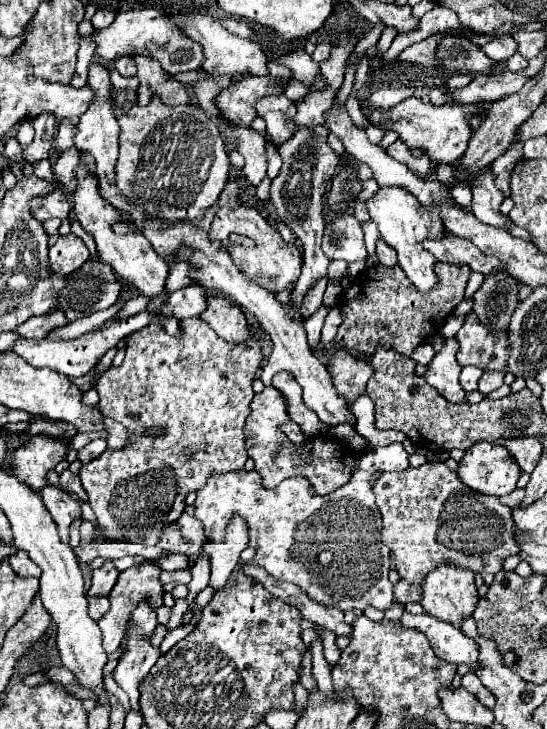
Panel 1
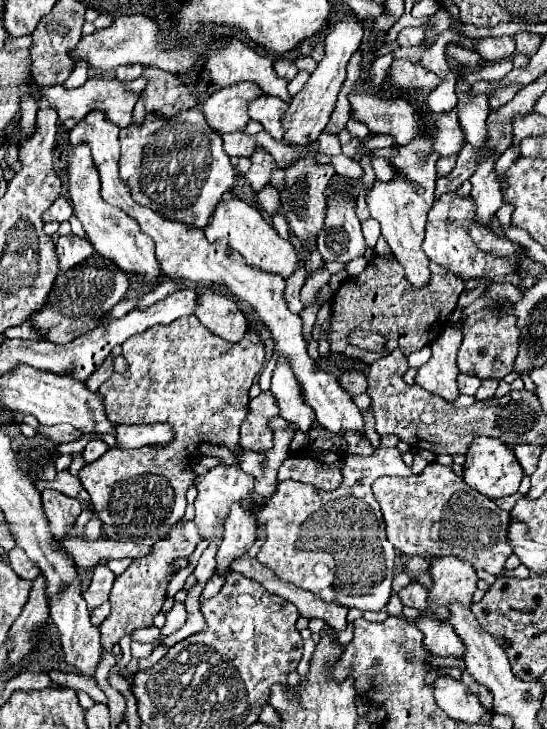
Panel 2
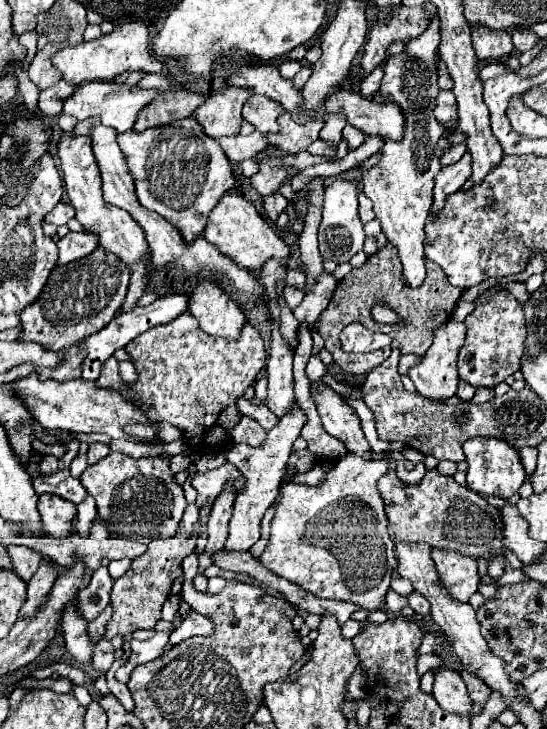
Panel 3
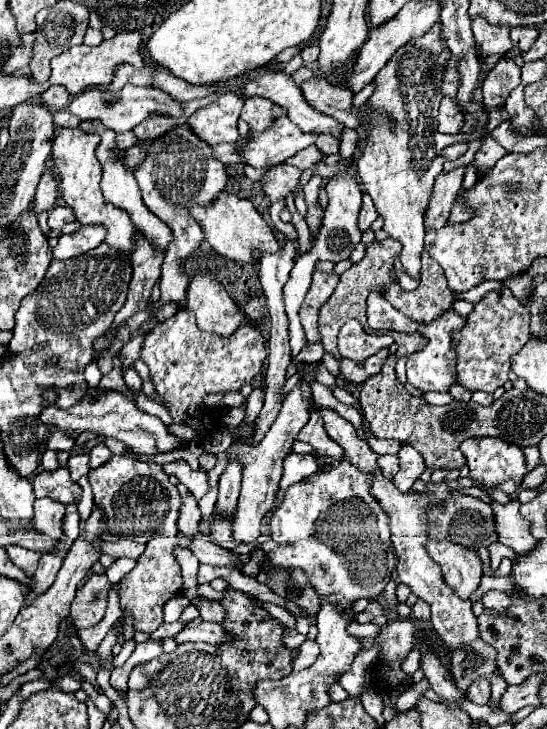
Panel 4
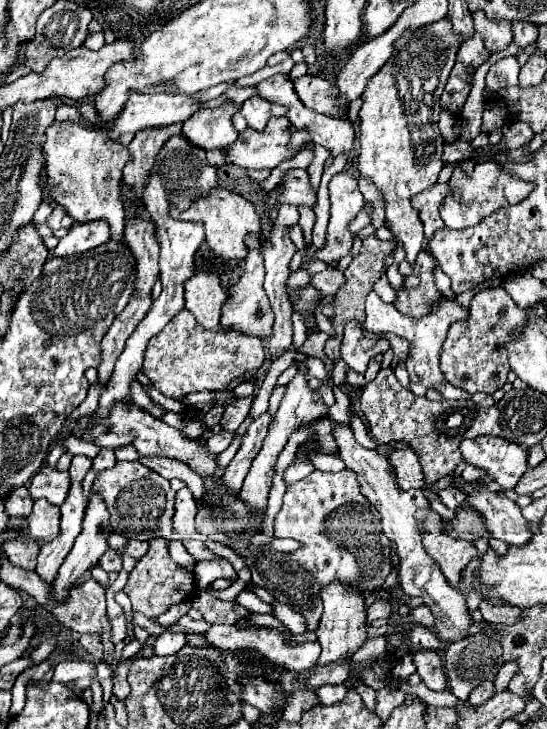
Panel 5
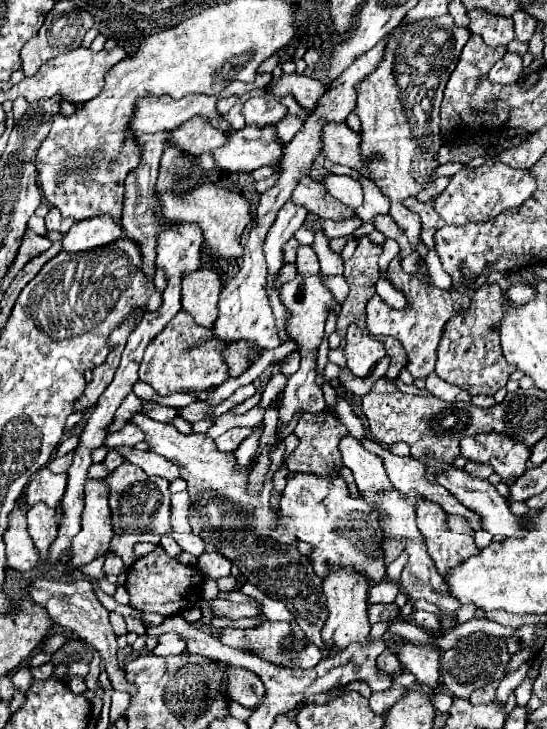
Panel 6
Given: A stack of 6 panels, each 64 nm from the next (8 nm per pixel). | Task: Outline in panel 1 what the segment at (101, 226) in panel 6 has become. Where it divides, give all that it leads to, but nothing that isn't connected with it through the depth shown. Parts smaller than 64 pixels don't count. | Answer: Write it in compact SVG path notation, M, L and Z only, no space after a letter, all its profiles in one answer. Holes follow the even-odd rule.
M70 232L68 236L60 236L56 244L50 246L50 268L60 276L70 276L82 268L88 256L90 252L84 242Z

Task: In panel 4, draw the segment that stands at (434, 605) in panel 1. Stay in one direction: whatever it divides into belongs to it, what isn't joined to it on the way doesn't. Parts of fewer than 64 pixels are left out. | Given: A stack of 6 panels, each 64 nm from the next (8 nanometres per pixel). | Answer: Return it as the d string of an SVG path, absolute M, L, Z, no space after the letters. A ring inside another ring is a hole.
M428 540L426 550L430 558L440 564L444 582L460 596L462 600L468 600L470 594L478 588L482 578L482 562L474 550L462 548L458 544L450 542L434 542Z

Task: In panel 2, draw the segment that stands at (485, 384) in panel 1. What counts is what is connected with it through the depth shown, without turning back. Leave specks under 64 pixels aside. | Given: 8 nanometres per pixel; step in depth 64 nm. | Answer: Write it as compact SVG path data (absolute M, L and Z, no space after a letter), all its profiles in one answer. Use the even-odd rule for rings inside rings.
M484 378L482 380L482 386L476 392L476 400L486 400L486 398L494 396L498 384L500 384L500 378Z

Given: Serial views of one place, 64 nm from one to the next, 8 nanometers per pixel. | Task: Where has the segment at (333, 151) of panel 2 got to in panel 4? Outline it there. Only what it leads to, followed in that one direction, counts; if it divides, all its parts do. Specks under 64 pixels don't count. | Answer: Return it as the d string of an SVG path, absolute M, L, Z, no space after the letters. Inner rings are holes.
M312 144L312 146L304 148L300 154L292 156L292 160L286 160L286 162L292 164L292 166L298 166L300 170L306 170L306 168L310 168L312 164L316 164L318 160L324 160L324 158L326 158L326 154L320 152L320 150Z

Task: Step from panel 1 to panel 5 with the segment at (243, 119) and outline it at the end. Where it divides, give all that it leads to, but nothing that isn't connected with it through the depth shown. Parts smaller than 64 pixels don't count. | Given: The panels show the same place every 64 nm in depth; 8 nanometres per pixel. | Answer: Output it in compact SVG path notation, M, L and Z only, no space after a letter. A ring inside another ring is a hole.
M226 100L218 108L206 108L194 112L182 126L182 134L196 146L204 150L228 148L228 144L236 142L236 128L232 124L232 116L238 112L238 104Z

